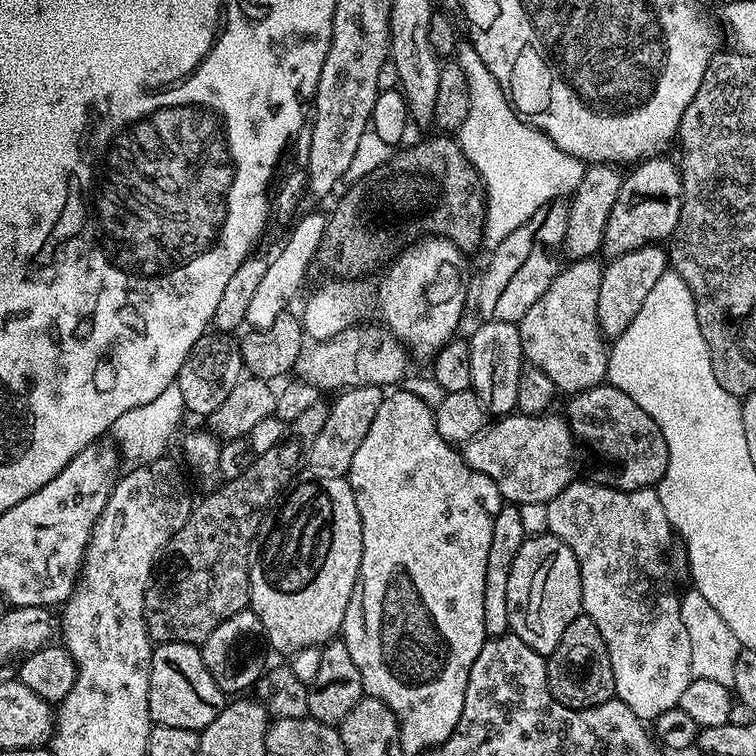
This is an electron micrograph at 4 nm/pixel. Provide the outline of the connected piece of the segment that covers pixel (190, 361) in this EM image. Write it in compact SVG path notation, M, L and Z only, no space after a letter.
M215 330L198 338L194 346L188 349L186 362L180 364L180 372L176 376L176 384L182 390L182 402L189 413L196 416L211 417L222 402L226 402L230 390L241 380L245 371L244 359L240 357L239 343L231 335Z

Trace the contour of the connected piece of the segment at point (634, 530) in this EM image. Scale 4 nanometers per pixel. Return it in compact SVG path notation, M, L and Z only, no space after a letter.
M577 479L570 483L557 497L554 497L547 503L549 524L548 532L557 536L570 550L574 550L574 558L578 558L580 567L580 577L582 578L582 612L598 626L602 634L602 642L606 642L606 650L610 650L610 666L614 670L614 686L616 687L615 699L622 701L638 718L645 722L655 722L658 714L664 714L666 710L679 705L682 694L686 691L686 686L690 686L693 680L691 674L691 654L690 639L686 634L685 623L682 622L681 611L679 609L681 593L676 592L676 584L672 581L672 564L668 561L668 551L672 548L674 541L674 529L672 523L666 518L666 510L662 510L662 502L658 498L655 487L643 488L642 490L618 490L617 488L608 488L605 484L593 482L587 484L586 481Z

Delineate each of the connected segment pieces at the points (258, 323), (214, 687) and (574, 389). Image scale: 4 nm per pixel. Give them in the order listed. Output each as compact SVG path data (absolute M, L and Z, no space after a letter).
M308 212L304 217L302 216L291 225L293 228L288 241L281 246L280 253L276 257L268 260L266 274L262 277L262 282L258 282L258 290L250 302L247 319L247 323L252 324L253 329L259 330L274 326L274 318L278 318L278 314L289 311L291 304L288 303L299 294L300 287L304 284L304 275L307 274L312 259L317 259L320 243L324 241L326 234L328 217L324 212Z
M170 642L169 644L156 644L153 647L152 665L150 666L150 694L148 695L153 725L203 730L206 726L210 726L210 722L214 722L214 718L218 718L225 703L226 693L218 686L218 682L214 682L210 670L206 670L206 662L197 645Z
M589 258L565 263L542 298L518 322L525 361L544 371L564 394L585 392L605 383L608 375L610 348L598 320L598 286L602 286L604 270L598 261Z

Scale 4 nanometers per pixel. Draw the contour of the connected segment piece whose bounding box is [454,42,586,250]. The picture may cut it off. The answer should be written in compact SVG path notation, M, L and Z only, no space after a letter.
M461 43L454 60L470 82L470 114L458 130L458 143L484 189L482 244L491 250L551 200L571 197L578 182L582 182L586 164L562 151L513 108L508 95L498 86L498 78L486 70L486 62L478 58L478 50L471 43Z

